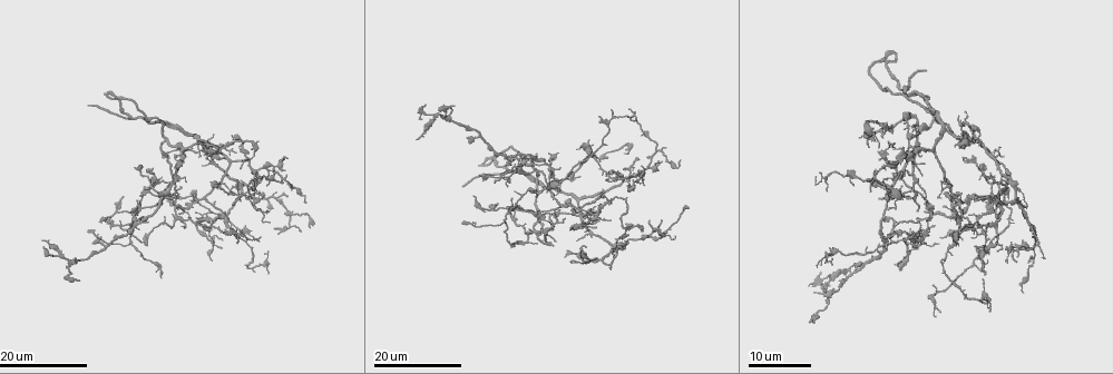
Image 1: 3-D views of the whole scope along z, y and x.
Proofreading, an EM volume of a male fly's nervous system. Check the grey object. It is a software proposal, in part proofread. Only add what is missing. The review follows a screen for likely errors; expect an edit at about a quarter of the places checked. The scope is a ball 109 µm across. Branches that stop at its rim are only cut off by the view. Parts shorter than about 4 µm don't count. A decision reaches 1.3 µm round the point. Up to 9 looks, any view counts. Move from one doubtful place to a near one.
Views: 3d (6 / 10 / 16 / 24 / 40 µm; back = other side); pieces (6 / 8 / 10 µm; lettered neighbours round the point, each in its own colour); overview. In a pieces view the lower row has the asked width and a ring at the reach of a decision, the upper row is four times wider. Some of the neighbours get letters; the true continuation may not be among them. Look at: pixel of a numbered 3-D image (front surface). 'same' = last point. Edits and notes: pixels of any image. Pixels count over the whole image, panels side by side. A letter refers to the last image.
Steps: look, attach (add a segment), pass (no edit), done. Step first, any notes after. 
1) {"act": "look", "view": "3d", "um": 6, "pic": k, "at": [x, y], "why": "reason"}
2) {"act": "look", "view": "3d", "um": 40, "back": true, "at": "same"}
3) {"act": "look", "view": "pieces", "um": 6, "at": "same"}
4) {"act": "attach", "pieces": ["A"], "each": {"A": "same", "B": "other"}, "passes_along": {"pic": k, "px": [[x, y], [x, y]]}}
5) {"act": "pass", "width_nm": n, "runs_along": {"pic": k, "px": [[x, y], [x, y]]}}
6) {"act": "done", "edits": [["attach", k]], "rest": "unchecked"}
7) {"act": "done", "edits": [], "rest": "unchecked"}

{"act": "look", "view": "3d", "um": 24, "pic": 1, "at": [925, 69], "why": "long arm stops here"}

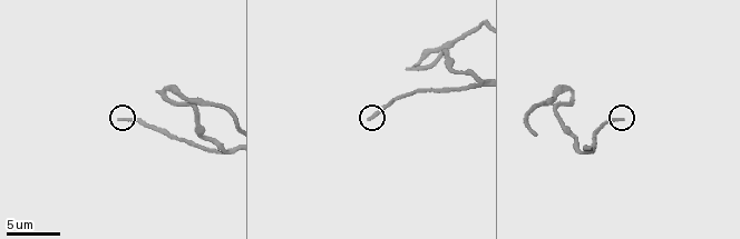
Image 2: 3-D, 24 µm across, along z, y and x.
{"act": "look", "view": "pieces", "um": 6, "pic": 2, "at": [121, 119]}

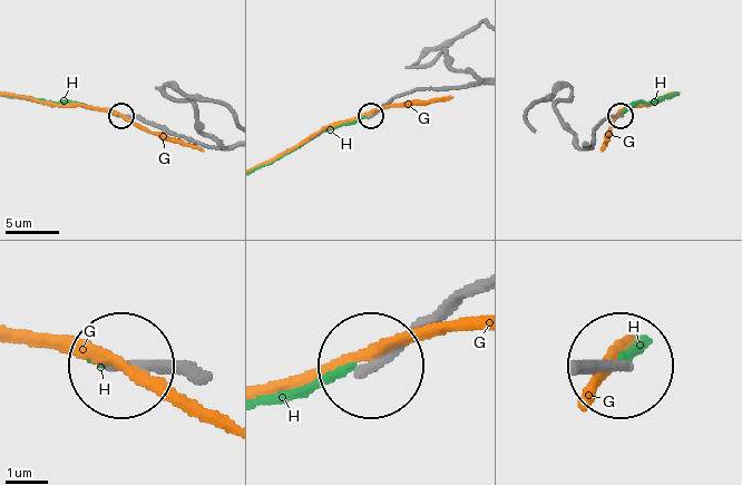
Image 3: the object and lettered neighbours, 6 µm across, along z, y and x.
{"act": "pass", "each": {"G": "other", "H": "other"}, "found": "no lettered segment goes on from it"}

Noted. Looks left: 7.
{"act": "look", "view": "3d", "um": 24, "pic": 1, "at": [607, 182], "why": "tapers out"}

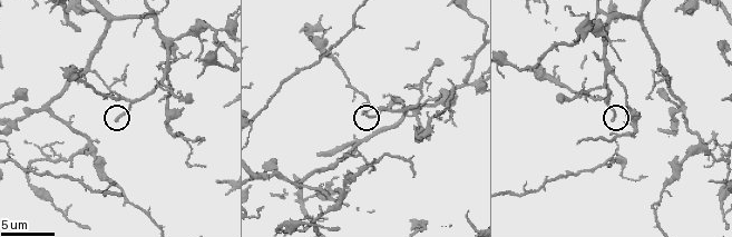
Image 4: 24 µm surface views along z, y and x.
{"act": "look", "view": "pieces", "um": 8, "pic": 4, "at": [611, 119], "why": "see the neighbours"}

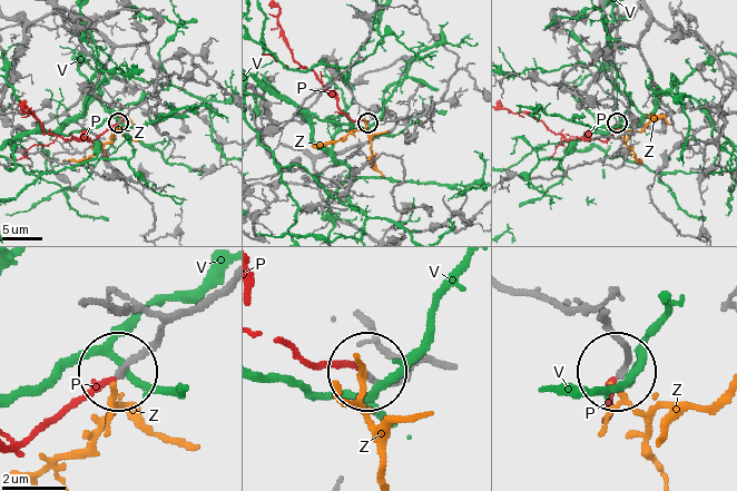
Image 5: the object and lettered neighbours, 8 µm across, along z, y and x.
{"act": "attach", "pieces": ["P"], "each": {"P": "same", "V": "other", "Z": "other"}, "passes_along": {"pic": 5, "px": [[138, 104], [91, 140], [47, 133], [31, 114]]}, "found": "the neuron continues"}

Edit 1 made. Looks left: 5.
{"act": "look", "view": "overview"}

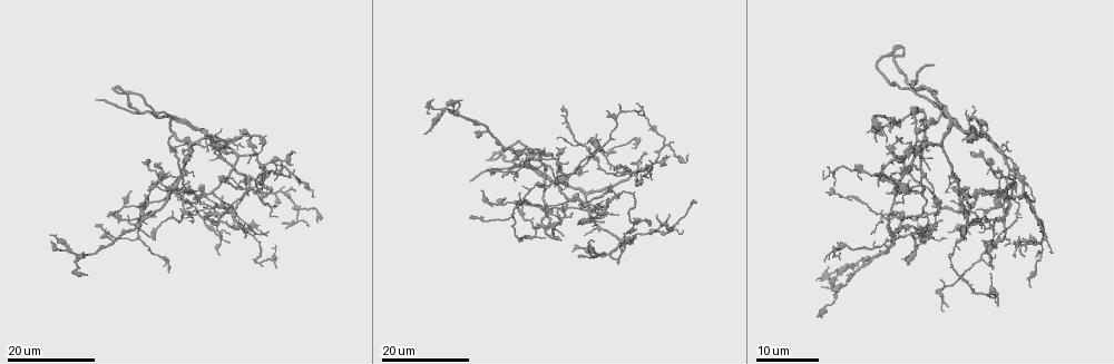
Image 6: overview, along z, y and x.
{"act": "look", "view": "3d", "um": 16, "pic": 6, "at": [631, 244], "why": "an open end"}

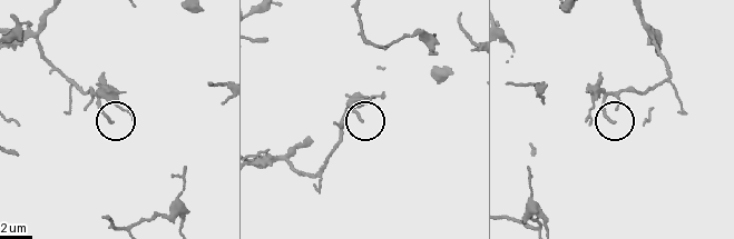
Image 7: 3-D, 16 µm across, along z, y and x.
{"act": "look", "view": "pieces", "um": 8, "pic": 7, "at": [109, 121]}

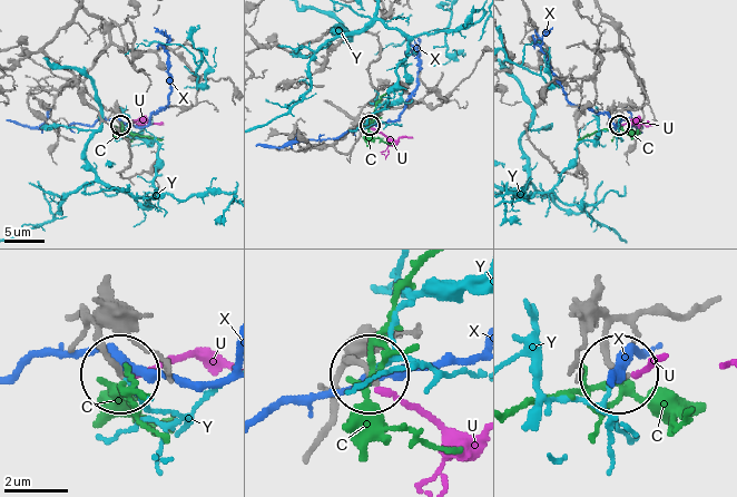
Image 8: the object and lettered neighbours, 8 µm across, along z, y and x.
{"act": "attach", "pieces": ["U"], "each": {"C": "other", "U": "same", "X": "other", "Y": "other"}, "found": "the neuron continues"}

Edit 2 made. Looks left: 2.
{"act": "look", "view": "3d", "um": 24, "pic": 6, "at": [635, 228], "why": "an open end"}

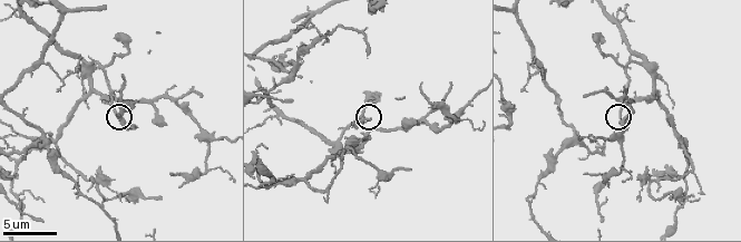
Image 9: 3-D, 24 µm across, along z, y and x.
{"act": "look", "view": "pieces", "um": 6, "pic": 9, "at": [368, 121], "why": "see the neighbours"}

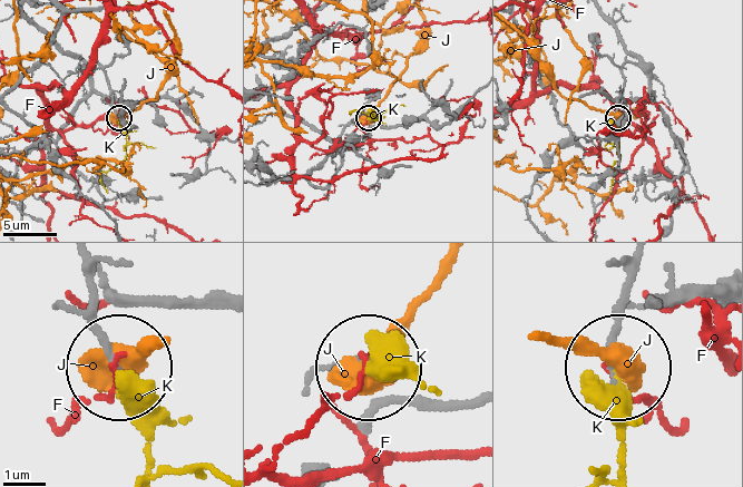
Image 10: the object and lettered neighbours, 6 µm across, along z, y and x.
{"act": "attach", "pieces": ["K"], "each": {"F": "other", "J": "other", "K": "same"}, "passes_along": {"pic": 10, "px": [[87, 270], [87, 309], [150, 468]]}, "found": "the neuron continues"}

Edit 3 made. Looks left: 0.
{"act": "done", "edits": [["attach", 5], ["attach", 8], ["attach", 10]], "rest": "unchecked"}

